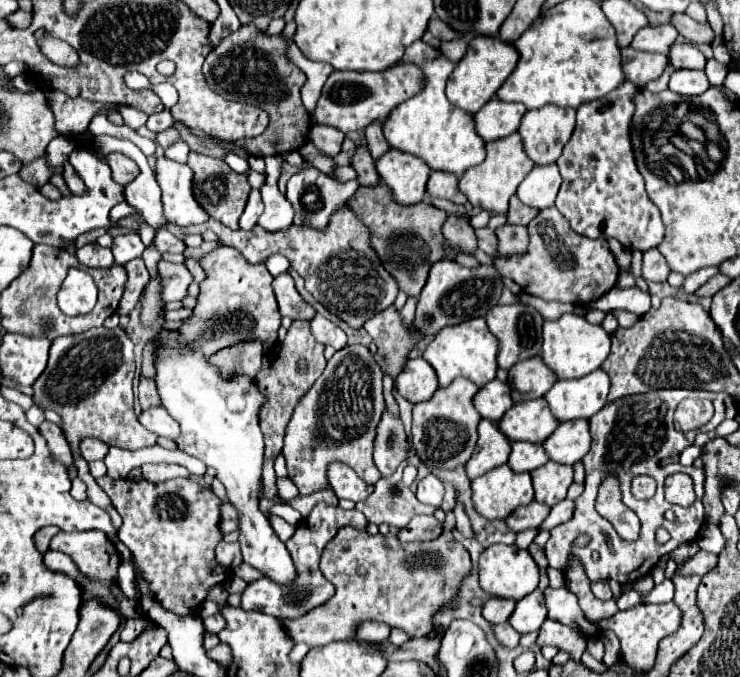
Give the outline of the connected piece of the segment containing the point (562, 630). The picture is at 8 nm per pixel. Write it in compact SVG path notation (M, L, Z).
M548 618L540 627L536 645L538 647L554 645L562 651L568 651L570 659L574 661L580 661L582 653L586 651L586 639L580 639L580 633L574 633L574 629L566 629L566 625L558 625L558 622Z

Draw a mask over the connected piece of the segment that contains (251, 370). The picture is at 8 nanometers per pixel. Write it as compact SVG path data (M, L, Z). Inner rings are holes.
M260 341L254 343L242 343L234 347L226 347L210 357L210 365L214 365L222 377L232 377L232 375L246 375L250 379L256 377L260 371L264 347Z

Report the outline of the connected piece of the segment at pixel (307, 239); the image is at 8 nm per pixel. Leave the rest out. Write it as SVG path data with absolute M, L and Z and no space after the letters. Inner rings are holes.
M346 205L332 217L330 225L322 233L314 233L314 229L306 227L288 227L286 231L268 235L264 233L264 229L258 229L258 225L252 231L234 231L214 219L196 227L176 227L170 223L162 227L178 239L212 229L224 245L238 249L250 263L262 263L272 253L286 255L290 265L304 277L306 289L312 293L312 297L354 329L360 329L370 317L374 317L374 313L380 313L382 309L390 307L398 295L394 279L378 261L378 255L368 247L368 229L356 219L356 215Z

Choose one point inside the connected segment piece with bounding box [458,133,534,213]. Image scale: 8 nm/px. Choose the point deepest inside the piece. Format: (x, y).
(490, 185)

